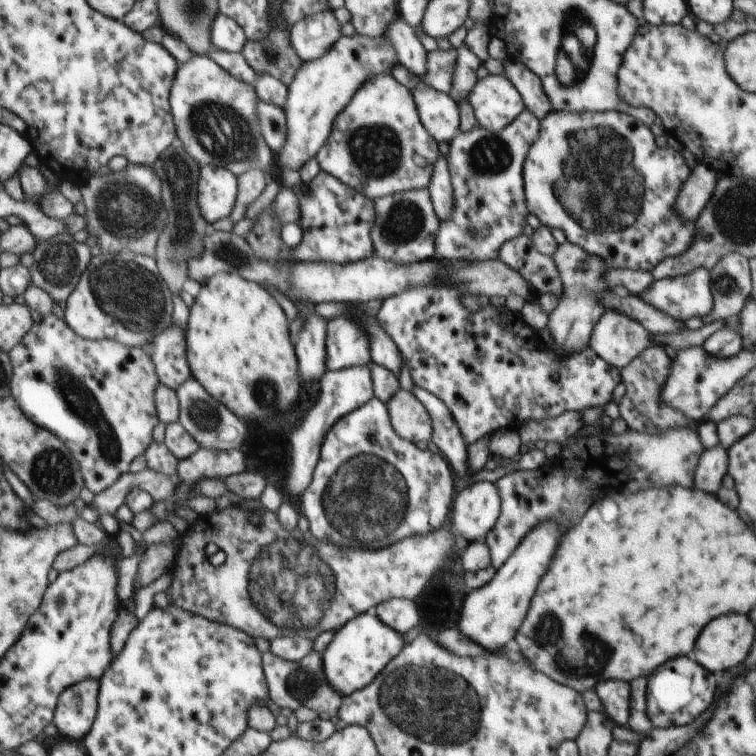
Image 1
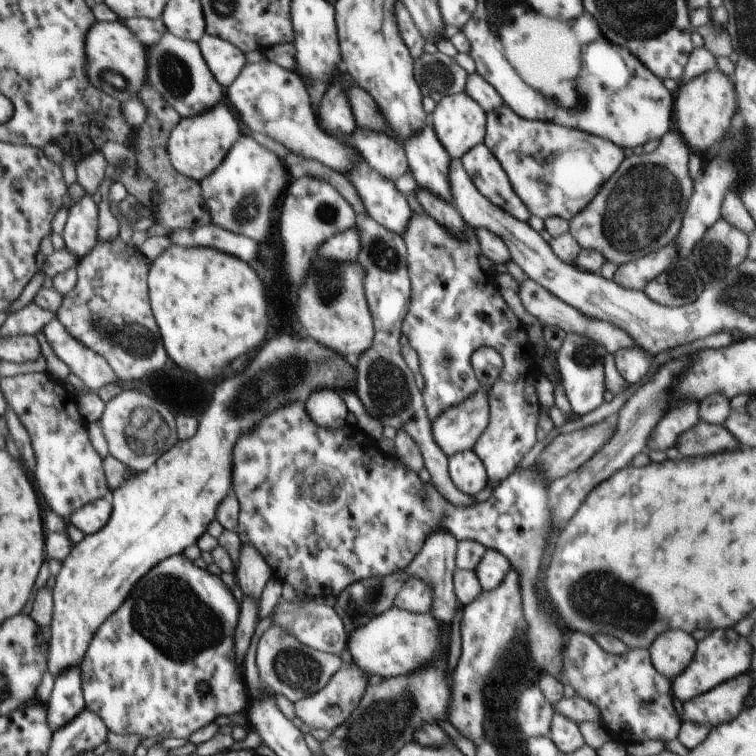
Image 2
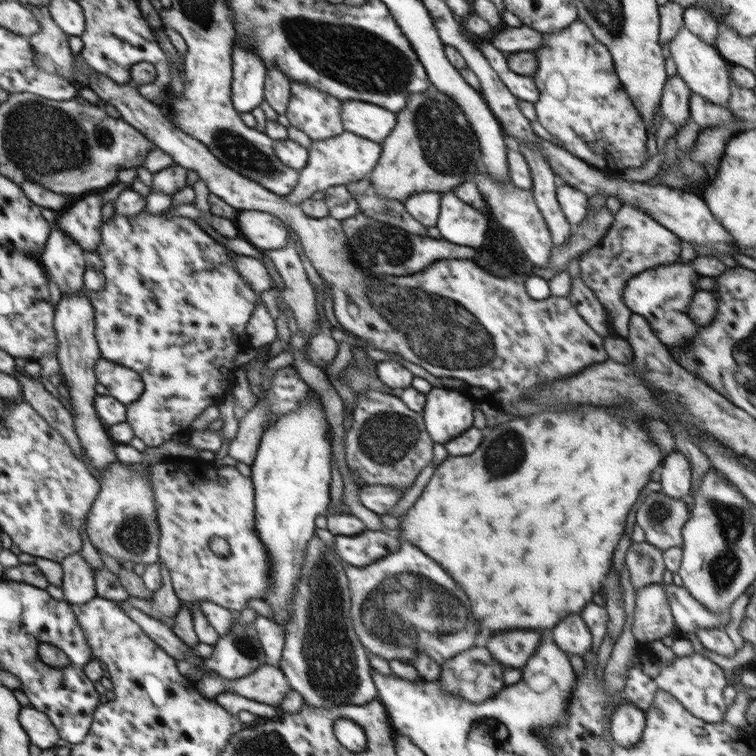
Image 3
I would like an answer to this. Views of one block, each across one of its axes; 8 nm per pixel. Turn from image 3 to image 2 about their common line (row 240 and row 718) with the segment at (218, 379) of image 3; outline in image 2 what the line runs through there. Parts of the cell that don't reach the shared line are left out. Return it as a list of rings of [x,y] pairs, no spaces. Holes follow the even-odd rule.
[[[174,555],[159,562],[154,569],[150,570],[135,588],[131,590],[130,596],[123,605],[104,621],[100,626],[100,634],[96,635],[96,642],[92,642],[92,650],[88,651],[88,658],[83,658],[80,666],[81,685],[85,708],[95,712],[107,726],[107,730],[116,734],[138,734],[142,739],[162,736],[162,738],[187,738],[197,730],[204,728],[207,724],[214,722],[218,716],[230,716],[246,712],[251,698],[247,688],[243,671],[239,670],[235,653],[235,630],[239,623],[240,605],[234,599],[231,589],[218,575],[212,574],[208,569],[200,569],[194,566],[191,560],[182,555]]]

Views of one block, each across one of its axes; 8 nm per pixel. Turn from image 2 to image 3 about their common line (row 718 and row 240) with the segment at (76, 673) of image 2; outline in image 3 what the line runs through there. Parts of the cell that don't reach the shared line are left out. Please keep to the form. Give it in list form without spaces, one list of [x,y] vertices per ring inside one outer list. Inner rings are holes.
[[[54,225],[40,262],[43,262],[48,278],[58,285],[61,294],[83,294],[87,291],[83,281],[88,263],[84,250],[57,225]]]

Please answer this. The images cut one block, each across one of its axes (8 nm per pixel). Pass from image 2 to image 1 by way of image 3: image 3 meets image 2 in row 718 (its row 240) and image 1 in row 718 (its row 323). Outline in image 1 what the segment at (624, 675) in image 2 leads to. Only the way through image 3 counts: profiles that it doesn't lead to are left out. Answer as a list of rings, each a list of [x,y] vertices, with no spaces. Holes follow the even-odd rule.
[[[621,680],[598,682],[595,692],[604,706],[604,713],[616,725],[627,726],[630,716],[630,683]]]

